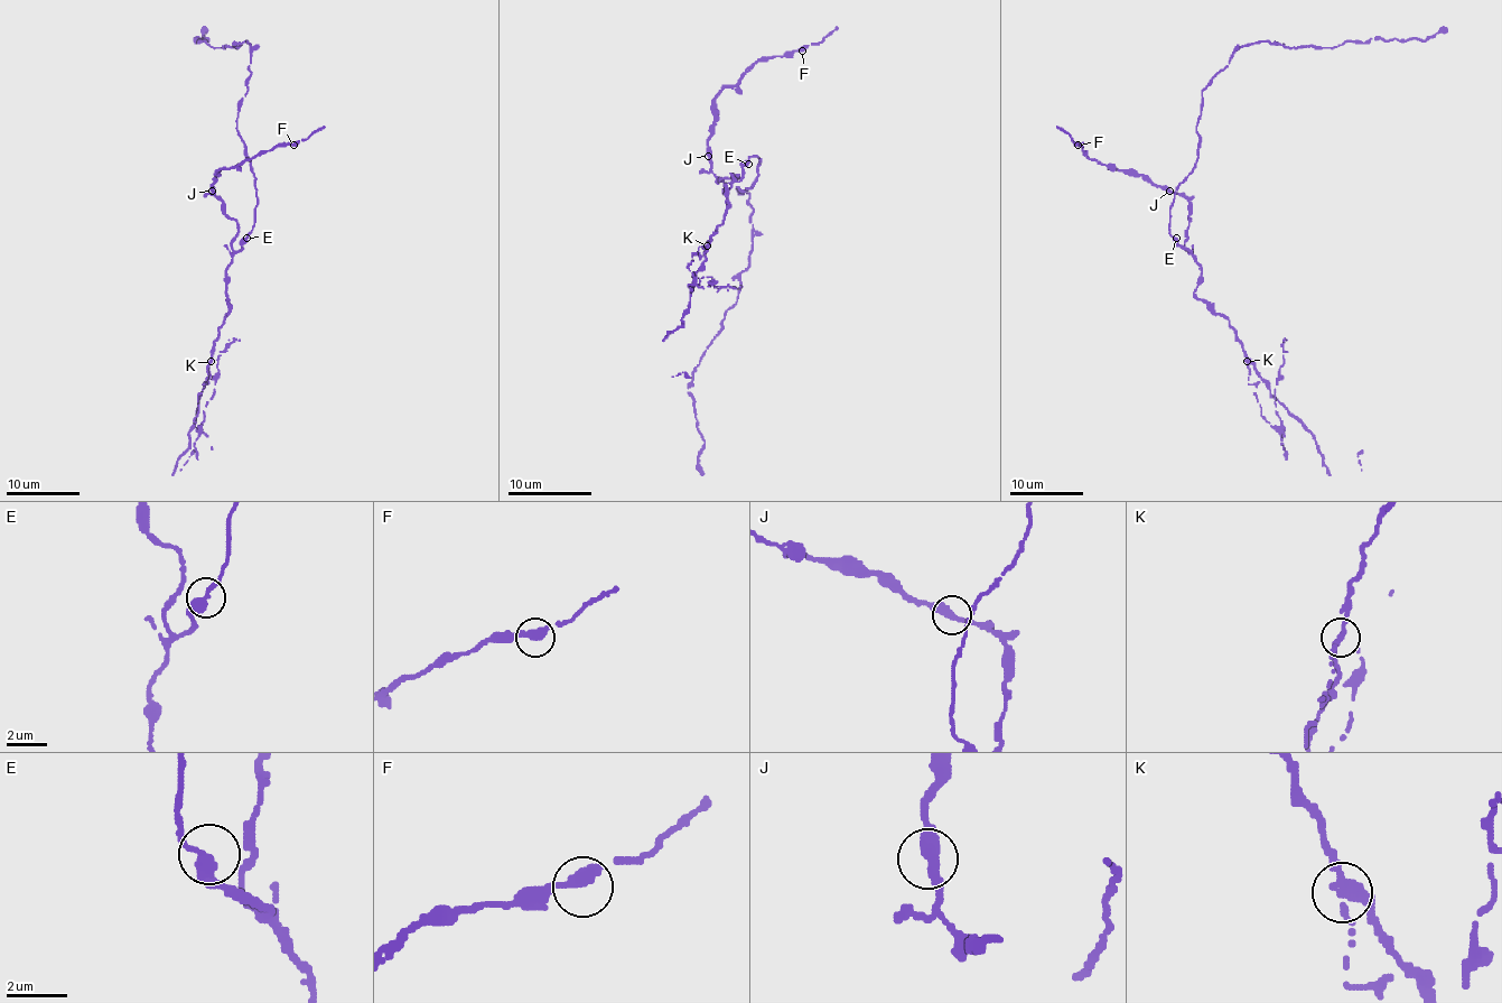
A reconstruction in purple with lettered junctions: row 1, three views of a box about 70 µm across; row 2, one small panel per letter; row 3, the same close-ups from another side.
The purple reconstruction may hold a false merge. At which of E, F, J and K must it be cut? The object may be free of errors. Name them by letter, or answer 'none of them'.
K

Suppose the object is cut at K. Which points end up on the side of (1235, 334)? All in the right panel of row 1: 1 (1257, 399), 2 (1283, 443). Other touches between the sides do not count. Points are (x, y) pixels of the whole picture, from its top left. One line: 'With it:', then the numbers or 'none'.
With it: none

